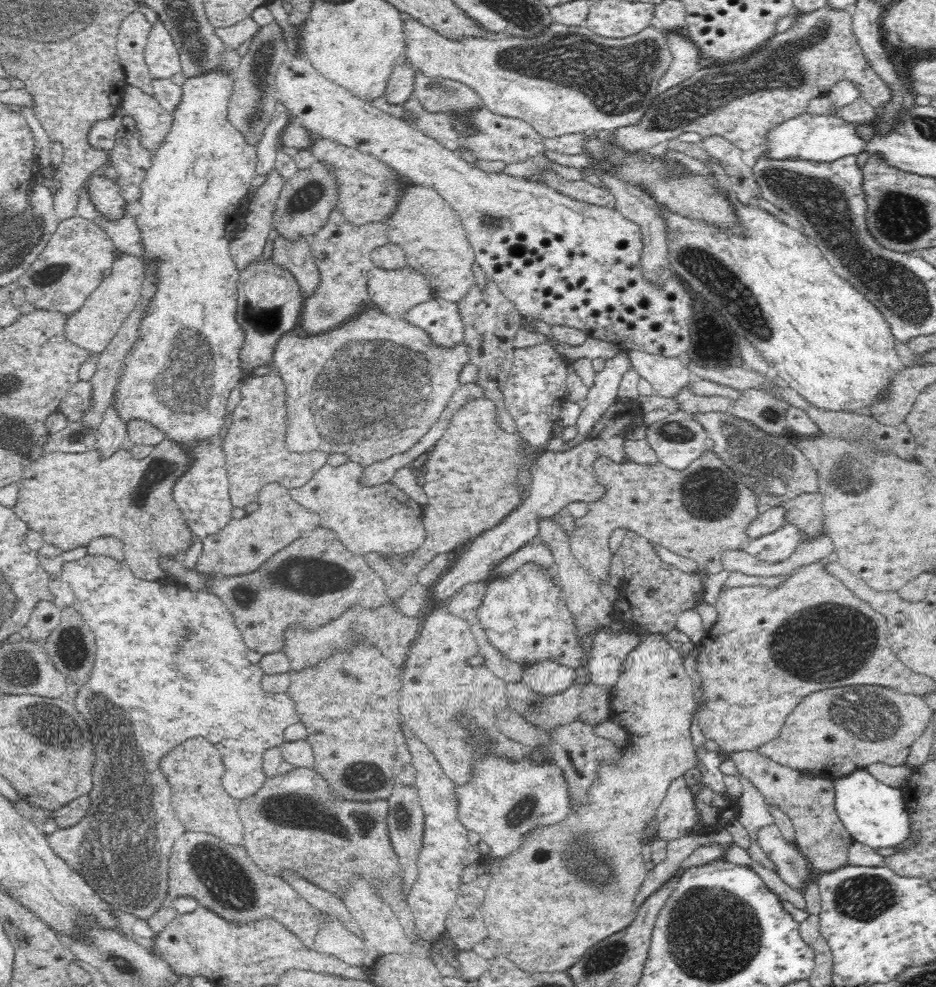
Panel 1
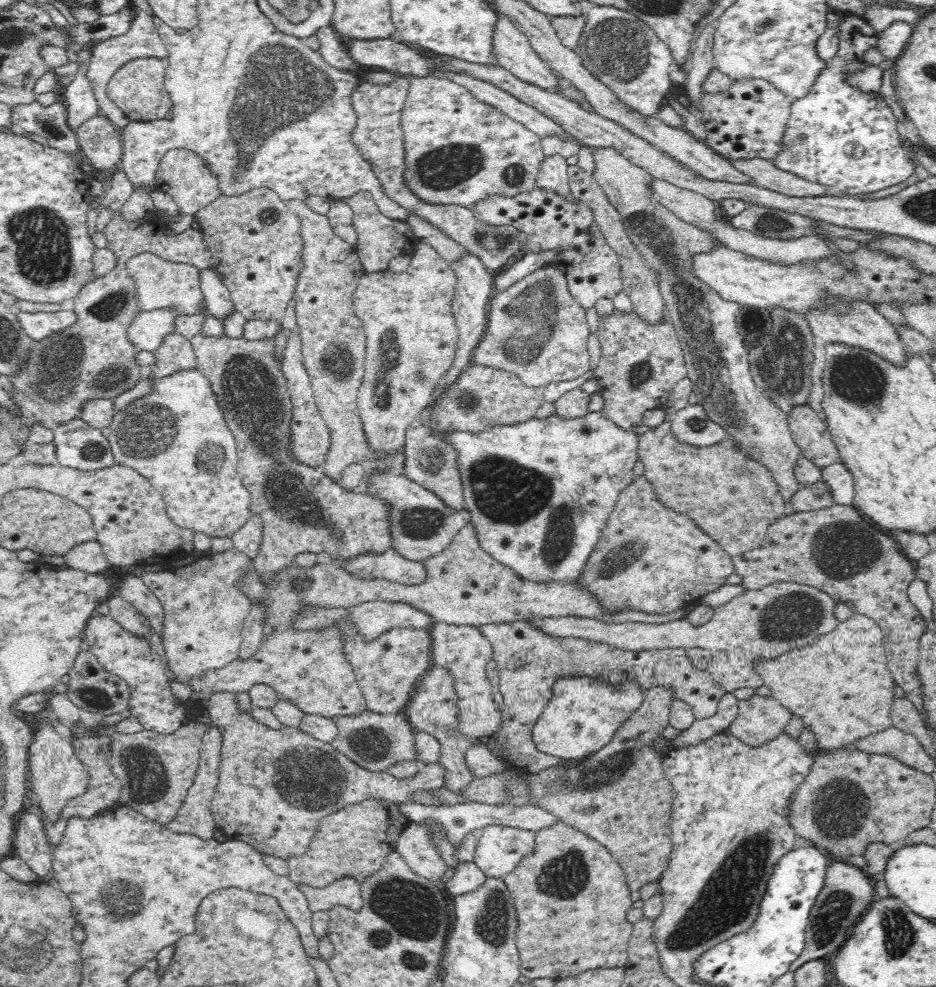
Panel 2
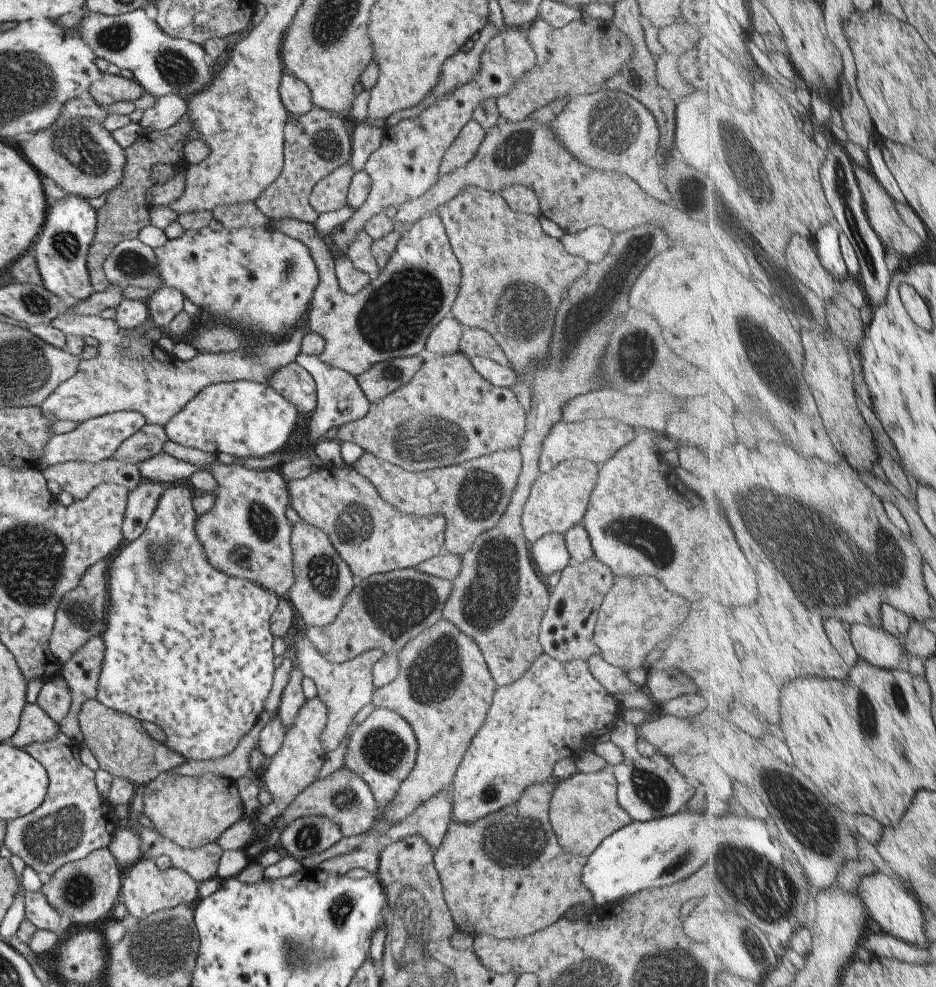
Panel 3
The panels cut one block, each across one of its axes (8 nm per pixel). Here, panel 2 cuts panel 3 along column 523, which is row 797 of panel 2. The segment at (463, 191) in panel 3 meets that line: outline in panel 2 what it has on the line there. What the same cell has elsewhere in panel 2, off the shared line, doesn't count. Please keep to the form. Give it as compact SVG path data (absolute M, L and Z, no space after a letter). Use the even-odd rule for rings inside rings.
M212 693L206 709L209 711L211 722L219 727L223 734L219 779L211 800L215 825L228 840L245 842L263 855L275 856L286 861L290 856L302 856L308 850L320 820L342 807L368 798L406 803L414 791L432 791L444 785L446 770L439 762L422 765L410 778L394 778L388 771L370 772L359 764L354 764L331 743L316 740L300 728L284 727L279 730L256 721L251 712L246 713L239 708L234 693Z

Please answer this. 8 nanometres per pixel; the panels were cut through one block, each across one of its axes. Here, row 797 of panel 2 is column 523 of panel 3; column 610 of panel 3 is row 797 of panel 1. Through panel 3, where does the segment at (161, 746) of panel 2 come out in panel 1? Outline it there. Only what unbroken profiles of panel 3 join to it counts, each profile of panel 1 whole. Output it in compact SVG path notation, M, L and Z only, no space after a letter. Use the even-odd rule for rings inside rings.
M204 738L186 740L160 760L160 771L166 775L171 792L173 810L186 831L205 832L231 845L242 844L244 827L237 810L237 802L222 786L224 766L220 752Z

